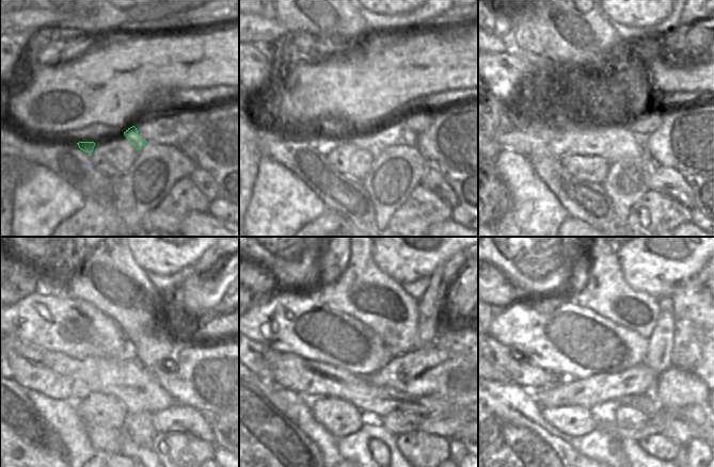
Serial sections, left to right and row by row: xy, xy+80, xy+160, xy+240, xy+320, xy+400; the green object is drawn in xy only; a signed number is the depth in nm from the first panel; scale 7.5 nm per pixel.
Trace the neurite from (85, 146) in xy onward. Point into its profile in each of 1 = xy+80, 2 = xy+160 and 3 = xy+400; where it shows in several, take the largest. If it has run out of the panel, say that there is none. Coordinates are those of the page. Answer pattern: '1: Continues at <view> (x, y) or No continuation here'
1: Continues at xy+80 (376, 139)
2: Continues at xy+160 (533, 132)
3: Continues at xy+400 (695, 416).

